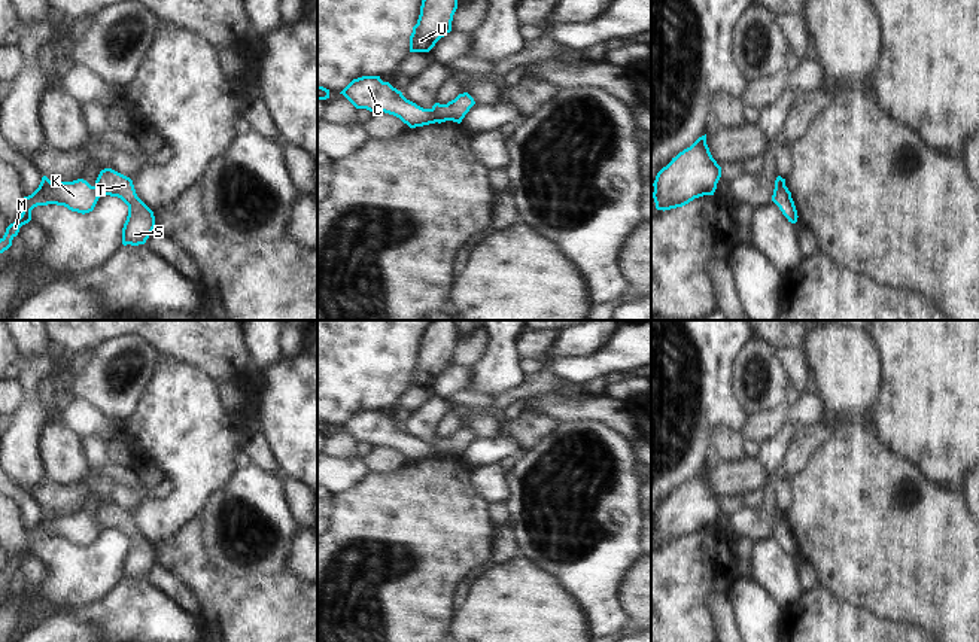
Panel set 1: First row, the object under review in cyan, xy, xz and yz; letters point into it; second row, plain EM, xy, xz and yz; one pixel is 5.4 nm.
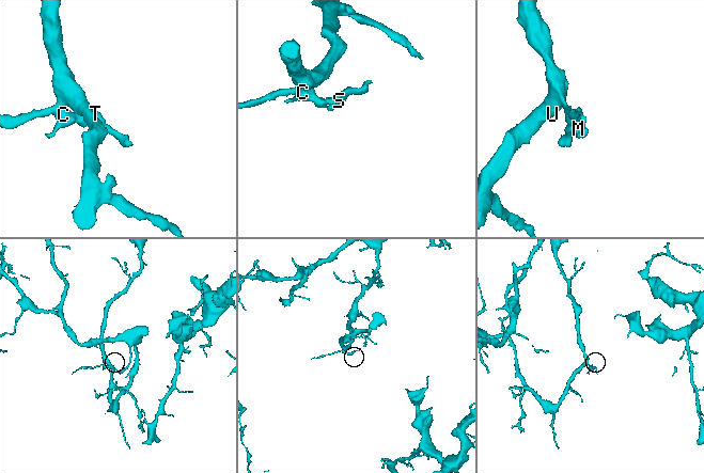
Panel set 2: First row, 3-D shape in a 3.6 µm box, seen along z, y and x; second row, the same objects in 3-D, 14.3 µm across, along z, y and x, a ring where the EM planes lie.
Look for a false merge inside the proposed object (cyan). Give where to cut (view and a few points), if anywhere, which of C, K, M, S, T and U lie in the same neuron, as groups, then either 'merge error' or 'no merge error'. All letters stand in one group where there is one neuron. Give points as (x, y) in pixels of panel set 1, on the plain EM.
cut xz (429, 443), (437, 455); groups C K M U / S T; merge error

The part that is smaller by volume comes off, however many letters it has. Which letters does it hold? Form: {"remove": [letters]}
{"remove": ["S", "T"]}

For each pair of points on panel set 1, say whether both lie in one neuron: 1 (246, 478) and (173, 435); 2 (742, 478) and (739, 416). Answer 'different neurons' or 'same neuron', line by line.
1: different neurons
2: different neurons

